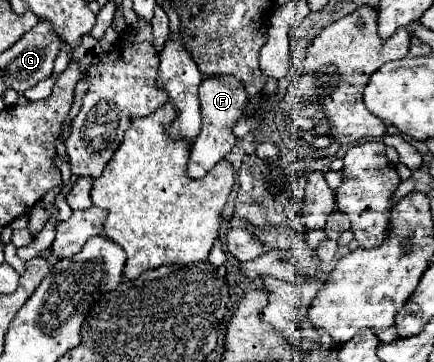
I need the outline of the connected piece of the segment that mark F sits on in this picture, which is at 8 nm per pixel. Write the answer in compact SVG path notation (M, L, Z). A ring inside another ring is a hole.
M209 76L201 82L199 86L199 100L201 100L201 116L203 116L203 126L197 136L197 140L191 144L191 154L189 154L189 164L187 164L187 176L189 178L203 178L219 160L229 154L229 150L235 146L237 138L233 134L233 126L245 116L245 112L253 112L257 102L247 102L247 94L241 82L229 78L229 76Z

